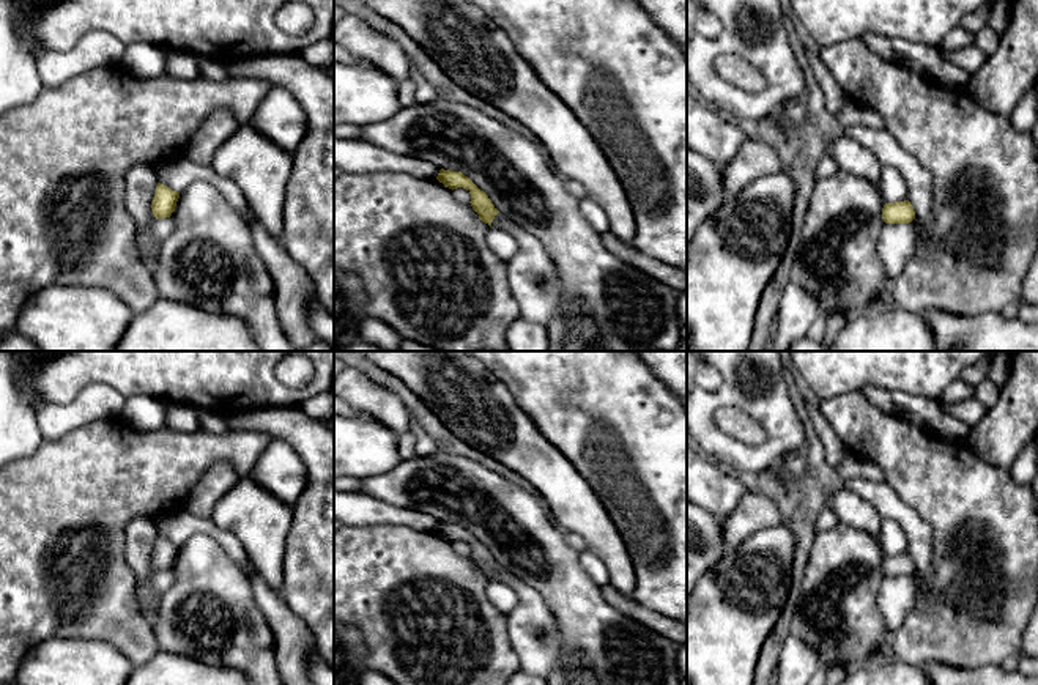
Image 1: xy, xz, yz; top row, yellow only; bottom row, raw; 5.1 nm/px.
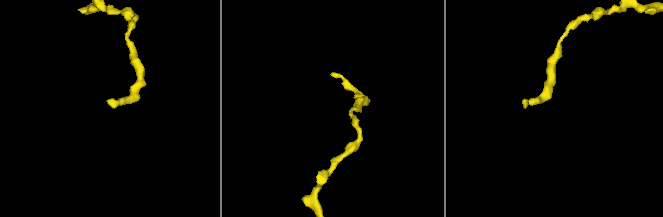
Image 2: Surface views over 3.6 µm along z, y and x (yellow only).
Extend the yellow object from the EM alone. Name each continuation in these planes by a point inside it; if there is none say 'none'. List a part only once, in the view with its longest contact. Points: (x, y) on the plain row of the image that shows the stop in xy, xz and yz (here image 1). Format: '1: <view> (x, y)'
none

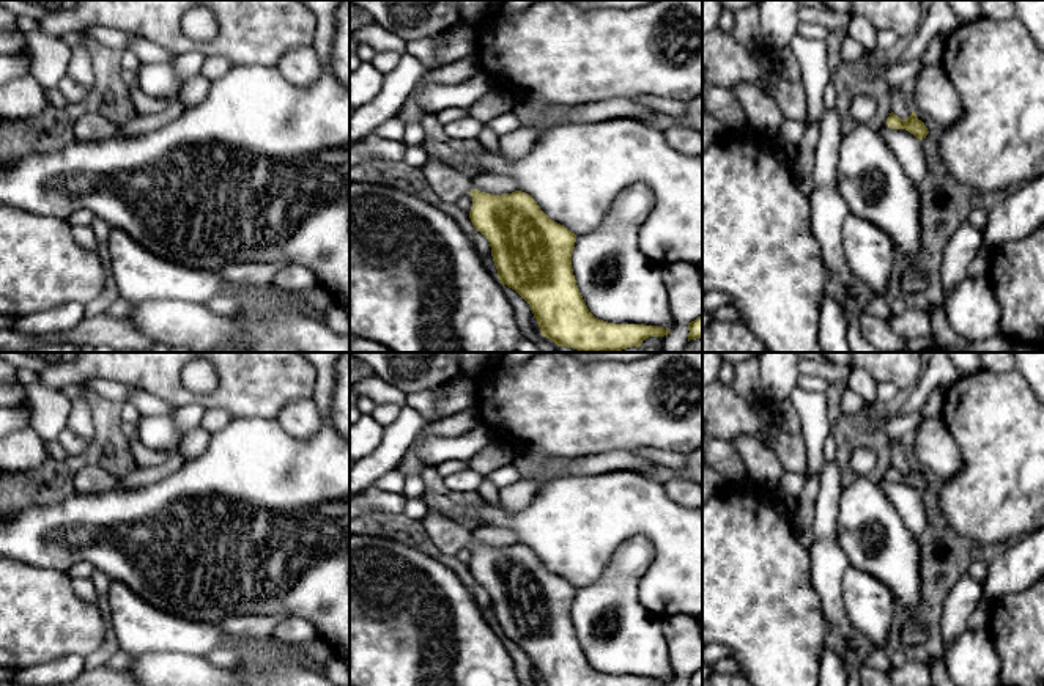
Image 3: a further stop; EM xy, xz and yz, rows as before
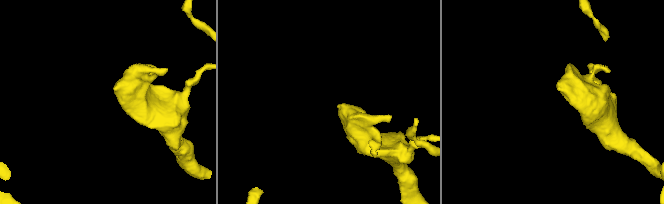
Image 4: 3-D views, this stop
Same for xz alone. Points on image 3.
1: xz (447, 535)

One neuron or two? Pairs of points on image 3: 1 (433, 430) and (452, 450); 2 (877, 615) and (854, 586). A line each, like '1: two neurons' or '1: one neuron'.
1: two neurons
2: one neuron

